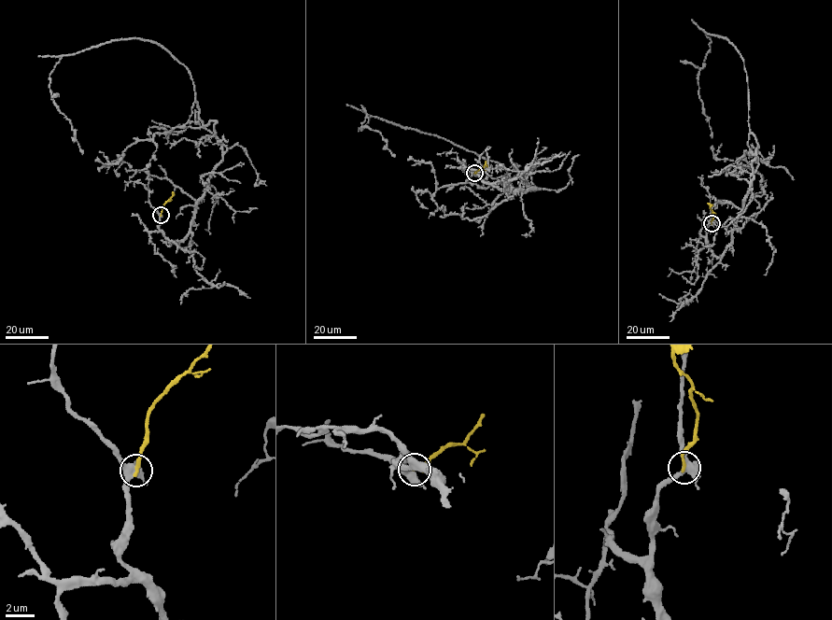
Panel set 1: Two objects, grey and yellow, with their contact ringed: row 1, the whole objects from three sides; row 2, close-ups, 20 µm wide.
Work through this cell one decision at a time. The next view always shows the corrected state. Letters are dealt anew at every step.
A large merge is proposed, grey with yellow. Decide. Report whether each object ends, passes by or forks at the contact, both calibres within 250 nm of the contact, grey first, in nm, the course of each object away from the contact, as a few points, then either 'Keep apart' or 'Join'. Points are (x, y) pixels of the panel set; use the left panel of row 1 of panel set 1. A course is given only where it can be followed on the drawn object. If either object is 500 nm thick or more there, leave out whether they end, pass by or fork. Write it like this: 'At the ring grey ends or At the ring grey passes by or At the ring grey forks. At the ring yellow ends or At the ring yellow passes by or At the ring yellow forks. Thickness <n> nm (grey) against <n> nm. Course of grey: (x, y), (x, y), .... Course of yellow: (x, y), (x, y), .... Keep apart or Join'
At the ring grey forks. At the ring yellow ends. Thickness 480 nm (grey) against 240 nm. Course of grey: (161, 215), (164, 237), (183, 240), (222, 150), (163, 48), (129, 38), (60, 59), (50, 95), (82, 154). Course of yellow: (161, 215), (162, 204), (173, 191). Join

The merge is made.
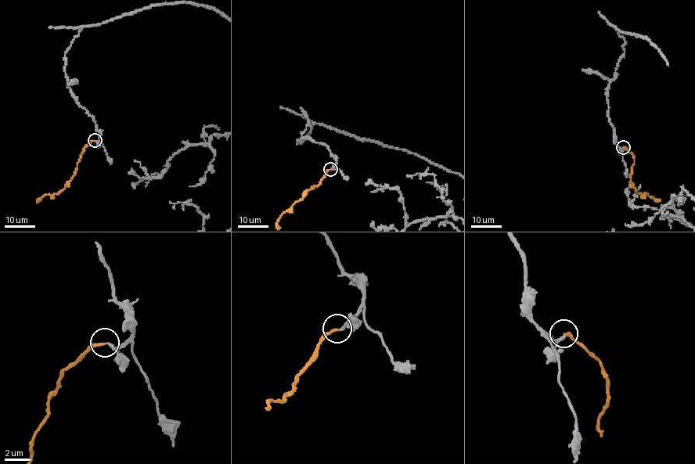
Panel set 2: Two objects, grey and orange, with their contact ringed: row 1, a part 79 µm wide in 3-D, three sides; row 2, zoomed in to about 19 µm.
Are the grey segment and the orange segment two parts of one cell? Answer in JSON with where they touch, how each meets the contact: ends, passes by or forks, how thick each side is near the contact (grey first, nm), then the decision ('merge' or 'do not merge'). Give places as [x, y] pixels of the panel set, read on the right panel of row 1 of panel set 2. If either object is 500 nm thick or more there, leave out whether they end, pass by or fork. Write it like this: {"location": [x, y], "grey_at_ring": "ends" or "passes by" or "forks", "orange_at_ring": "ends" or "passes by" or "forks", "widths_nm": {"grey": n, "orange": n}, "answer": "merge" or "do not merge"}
{"location": [623, 147], "grey_at_ring": "ends", "orange_at_ring": "ends", "widths_nm": {"grey": 240, "orange": 220}, "answer": "merge"}

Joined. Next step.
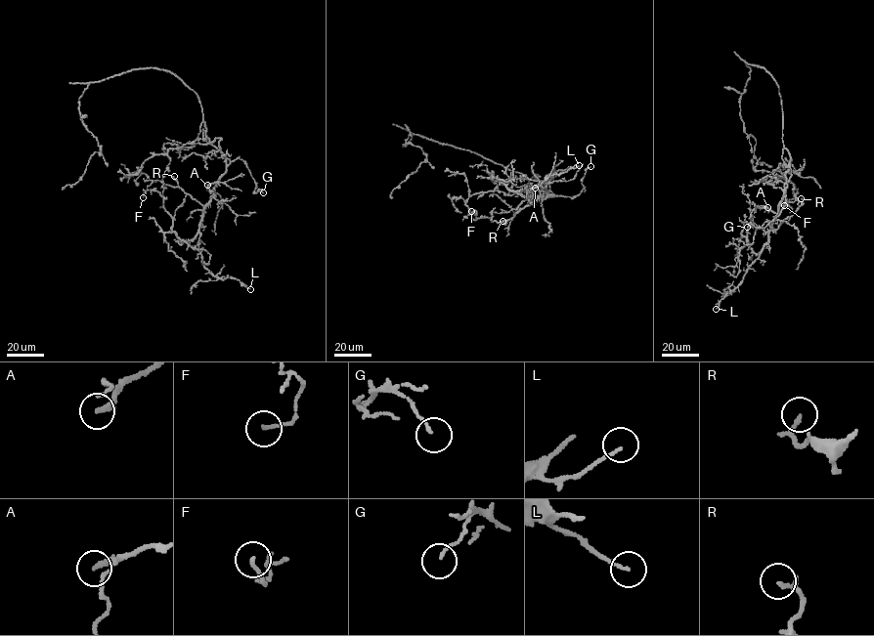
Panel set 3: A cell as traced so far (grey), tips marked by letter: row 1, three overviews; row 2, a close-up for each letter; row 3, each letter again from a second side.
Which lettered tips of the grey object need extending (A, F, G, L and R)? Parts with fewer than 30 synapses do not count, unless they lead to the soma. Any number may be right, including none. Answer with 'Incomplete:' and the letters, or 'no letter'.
Incomplete: no letter

